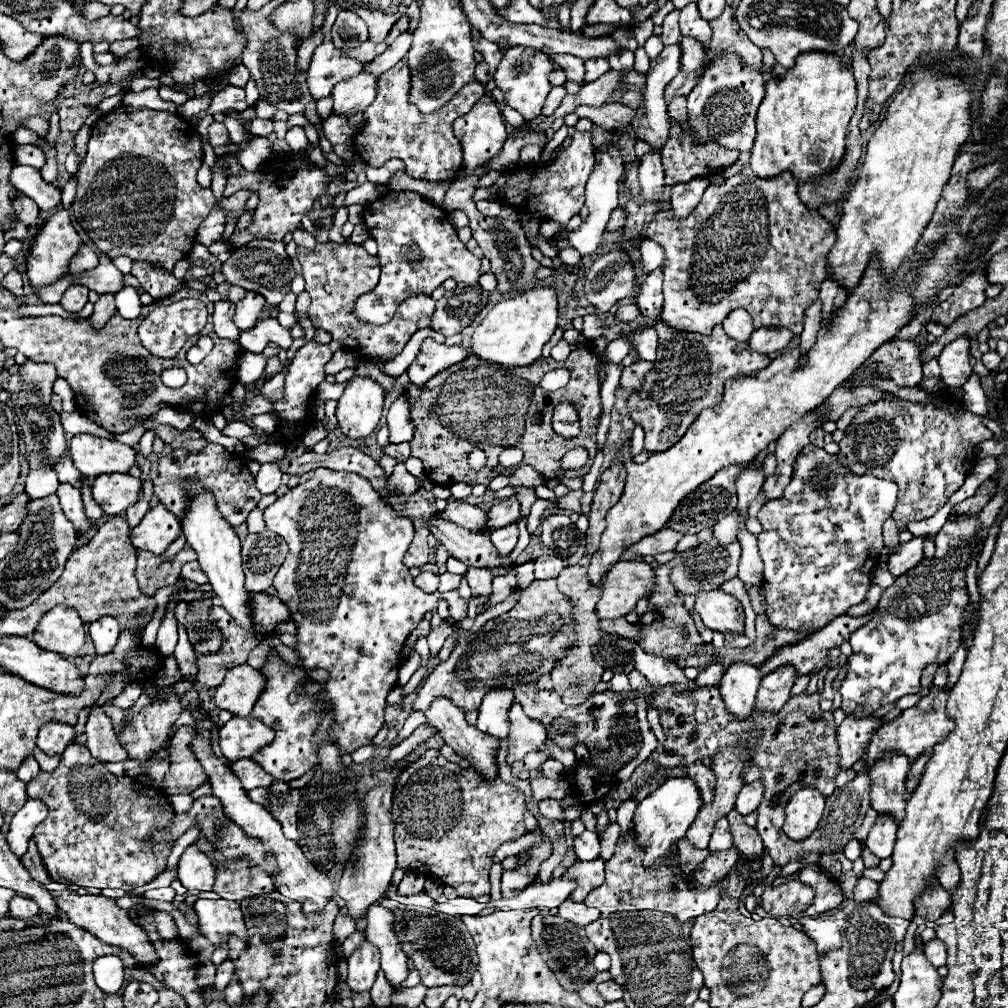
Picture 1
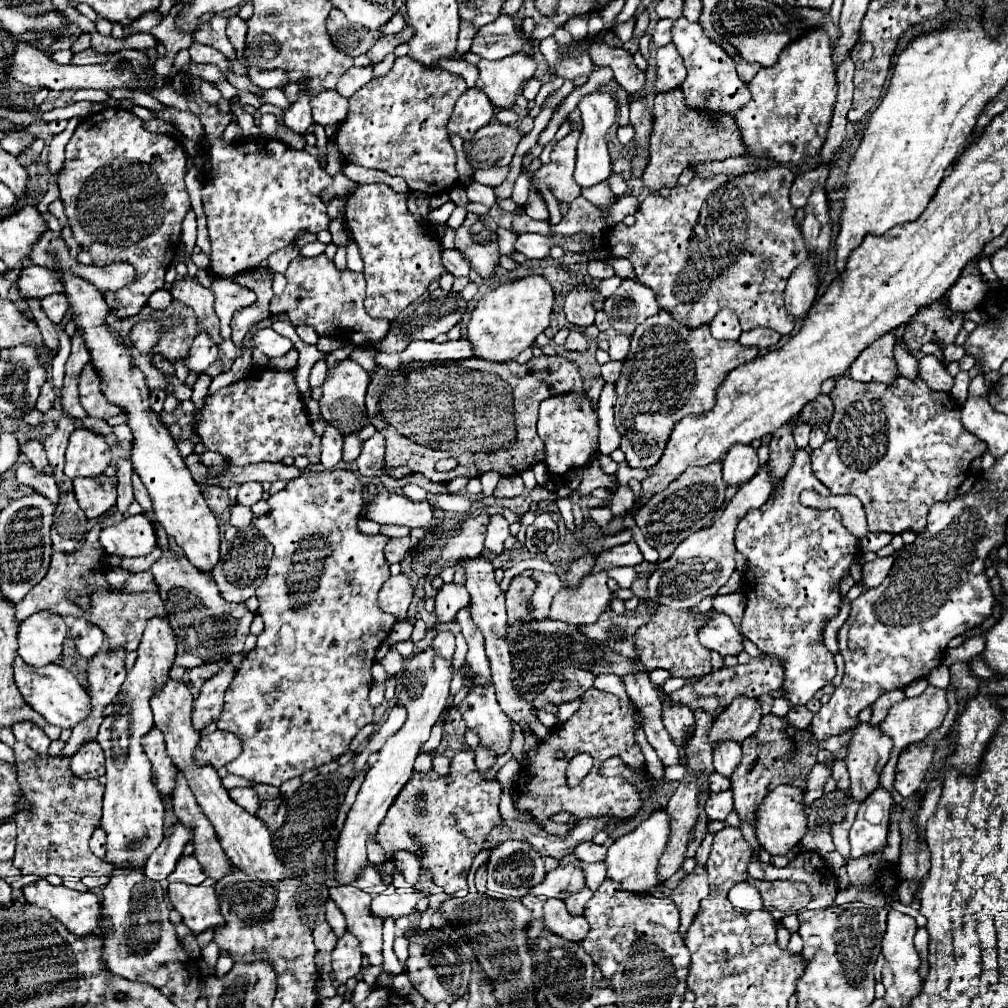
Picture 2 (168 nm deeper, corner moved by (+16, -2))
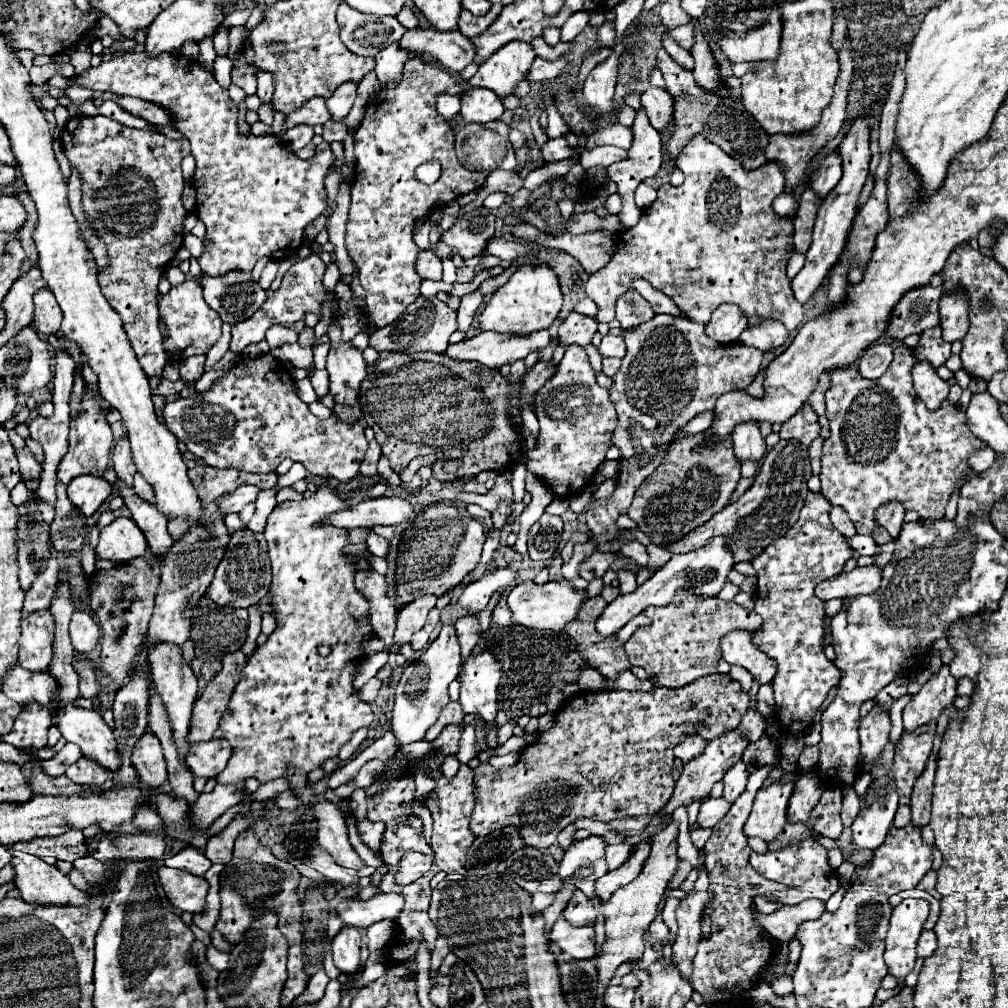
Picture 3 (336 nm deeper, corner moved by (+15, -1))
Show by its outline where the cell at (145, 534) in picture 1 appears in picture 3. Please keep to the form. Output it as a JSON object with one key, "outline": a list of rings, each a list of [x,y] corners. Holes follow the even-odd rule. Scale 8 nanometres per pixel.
{"outline":[[[119,517],[101,529],[101,537],[95,551],[101,559],[121,563],[145,555],[147,543],[145,535],[135,527],[133,519]]]}

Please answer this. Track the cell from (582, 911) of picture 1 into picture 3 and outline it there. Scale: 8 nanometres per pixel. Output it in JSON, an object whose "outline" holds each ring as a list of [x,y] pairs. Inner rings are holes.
{"outline":[[[559,917],[551,929],[549,939],[573,959],[593,959],[597,955],[593,927],[573,927],[563,917]]]}

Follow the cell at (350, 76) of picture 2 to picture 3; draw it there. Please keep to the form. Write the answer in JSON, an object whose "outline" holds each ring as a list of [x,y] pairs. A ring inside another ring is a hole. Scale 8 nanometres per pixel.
{"outline":[[[353,83],[341,85],[341,89],[337,89],[337,93],[333,93],[331,99],[327,99],[327,109],[331,113],[331,119],[343,121],[349,115],[355,97],[357,97],[357,85]]]}

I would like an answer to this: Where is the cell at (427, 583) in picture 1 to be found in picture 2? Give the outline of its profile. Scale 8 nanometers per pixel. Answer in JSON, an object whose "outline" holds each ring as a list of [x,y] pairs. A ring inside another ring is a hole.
{"outline":[[[398,574],[398,576],[388,578],[388,582],[384,582],[378,604],[384,612],[404,618],[412,600],[414,600],[414,586],[410,578],[406,574]]]}

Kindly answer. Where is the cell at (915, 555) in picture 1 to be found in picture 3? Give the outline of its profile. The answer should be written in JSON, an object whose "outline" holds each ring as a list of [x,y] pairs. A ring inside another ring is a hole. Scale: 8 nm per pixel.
{"outline":[[[875,565],[869,567],[855,567],[849,573],[839,573],[829,581],[821,581],[815,589],[815,595],[821,601],[829,599],[849,599],[859,595],[869,595],[877,591],[881,583],[881,569]]]}

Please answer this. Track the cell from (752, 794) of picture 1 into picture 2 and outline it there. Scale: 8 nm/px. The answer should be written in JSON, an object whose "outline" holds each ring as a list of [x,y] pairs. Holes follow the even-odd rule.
{"outline":[[[726,790],[726,792],[720,792],[720,794],[712,794],[706,804],[706,814],[710,820],[726,820],[726,816],[732,812],[732,792]]]}

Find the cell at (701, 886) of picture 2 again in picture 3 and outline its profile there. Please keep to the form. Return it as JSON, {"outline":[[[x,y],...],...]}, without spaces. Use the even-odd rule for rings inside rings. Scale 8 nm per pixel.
{"outline":[[[697,891],[689,897],[683,897],[681,905],[677,907],[677,941],[673,945],[673,965],[681,973],[685,981],[691,979],[693,973],[693,957],[697,953],[697,945],[701,941],[699,935],[699,919],[701,919],[701,909],[707,901],[707,895],[699,895]]]}

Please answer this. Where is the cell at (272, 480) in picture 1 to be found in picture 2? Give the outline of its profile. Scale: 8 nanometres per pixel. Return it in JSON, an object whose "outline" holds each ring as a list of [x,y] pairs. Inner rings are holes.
{"outline":[[[246,482],[238,490],[238,504],[252,506],[262,498],[262,484],[260,482]]]}

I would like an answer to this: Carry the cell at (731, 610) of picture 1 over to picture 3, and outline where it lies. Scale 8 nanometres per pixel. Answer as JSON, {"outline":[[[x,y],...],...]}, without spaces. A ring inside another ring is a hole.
{"outline":[[[729,633],[729,637],[725,637],[725,641],[721,643],[721,653],[729,665],[747,669],[753,675],[753,681],[757,681],[759,685],[771,683],[777,673],[777,663],[753,645],[749,633]]]}

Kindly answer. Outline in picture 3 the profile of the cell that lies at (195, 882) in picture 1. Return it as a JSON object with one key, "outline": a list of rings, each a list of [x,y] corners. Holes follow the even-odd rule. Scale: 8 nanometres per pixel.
{"outline":[[[183,847],[179,853],[165,857],[163,863],[175,869],[189,871],[193,875],[205,875],[205,871],[211,867],[211,861],[205,857],[205,853],[195,847]]]}

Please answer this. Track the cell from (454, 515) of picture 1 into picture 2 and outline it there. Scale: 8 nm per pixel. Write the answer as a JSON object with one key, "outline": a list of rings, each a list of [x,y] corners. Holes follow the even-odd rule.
{"outline":[[[380,492],[364,510],[378,524],[404,524],[408,528],[432,528],[436,524],[428,502],[412,502],[396,492]]]}

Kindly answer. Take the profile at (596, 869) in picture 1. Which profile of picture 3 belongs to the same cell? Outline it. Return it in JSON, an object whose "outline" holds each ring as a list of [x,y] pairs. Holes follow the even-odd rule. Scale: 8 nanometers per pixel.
{"outline":[[[577,891],[569,905],[563,911],[565,921],[569,921],[573,927],[583,927],[583,925],[595,925],[597,923],[597,913],[593,909],[591,899],[585,897],[583,891]]]}

